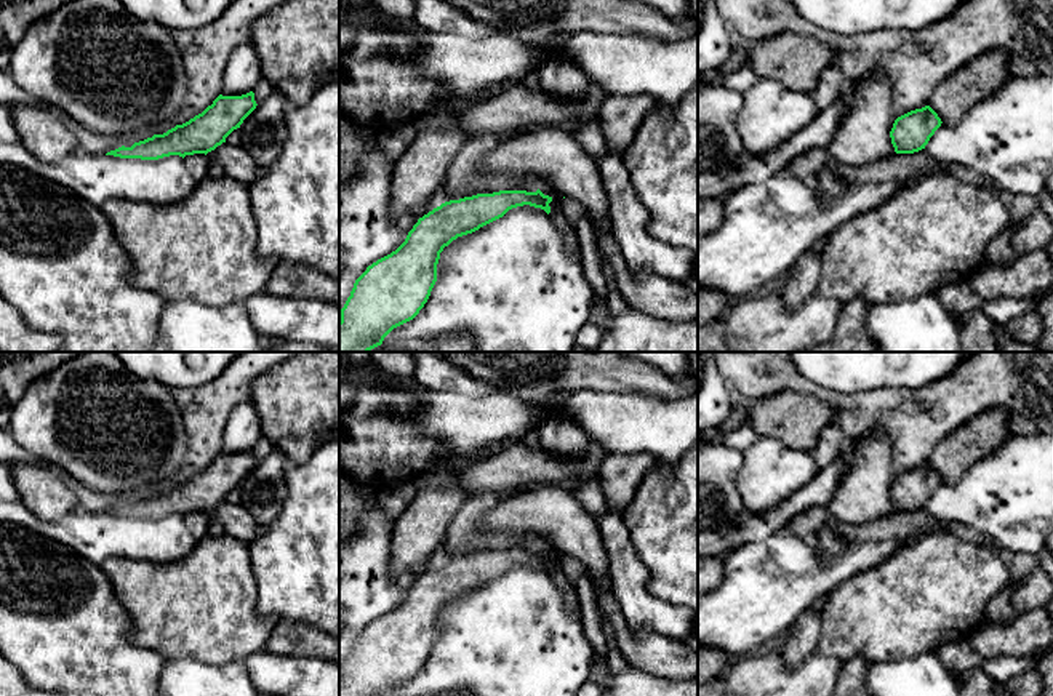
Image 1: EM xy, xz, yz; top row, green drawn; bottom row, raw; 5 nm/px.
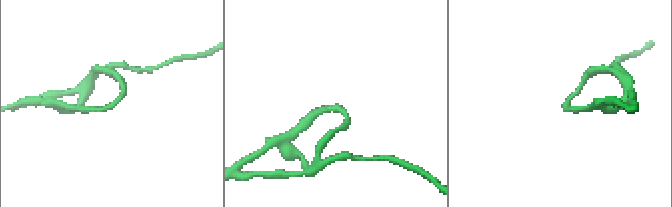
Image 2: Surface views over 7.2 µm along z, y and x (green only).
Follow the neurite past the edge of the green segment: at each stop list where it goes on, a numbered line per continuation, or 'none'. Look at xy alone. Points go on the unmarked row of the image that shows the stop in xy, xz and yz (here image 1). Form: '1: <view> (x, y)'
none

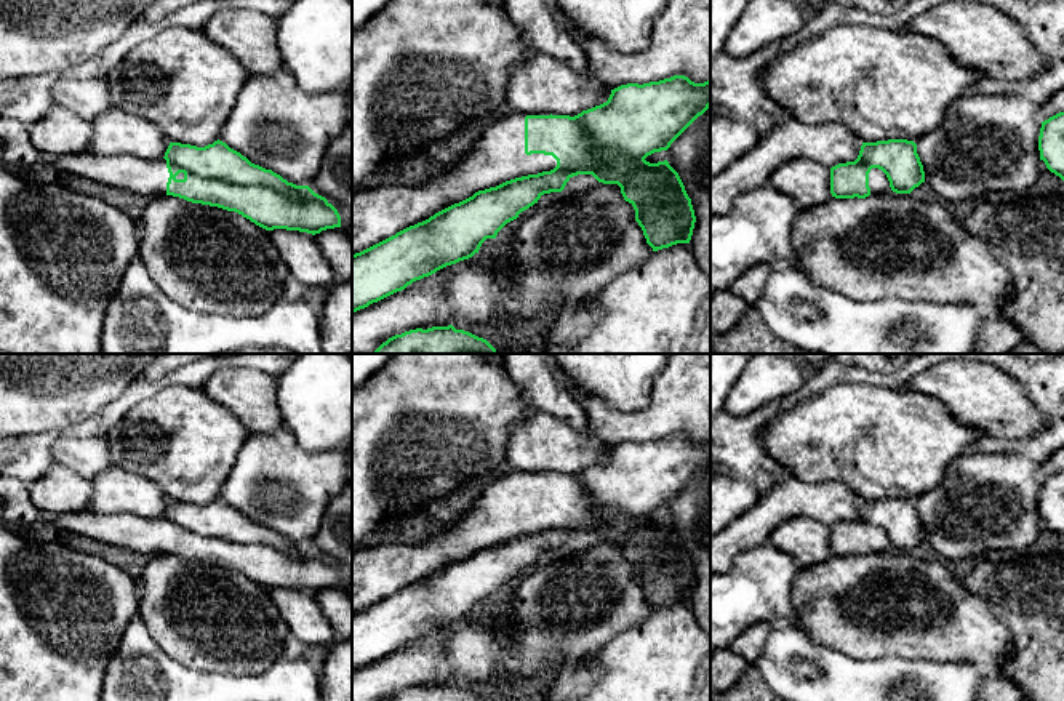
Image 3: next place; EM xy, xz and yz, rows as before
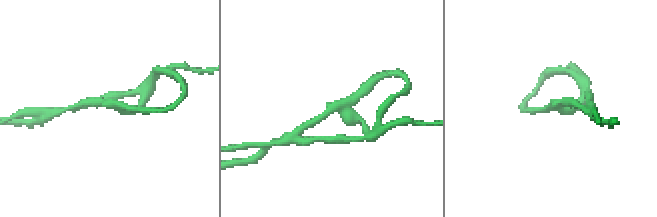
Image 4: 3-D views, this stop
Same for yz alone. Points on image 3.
1: yz (879, 541)

